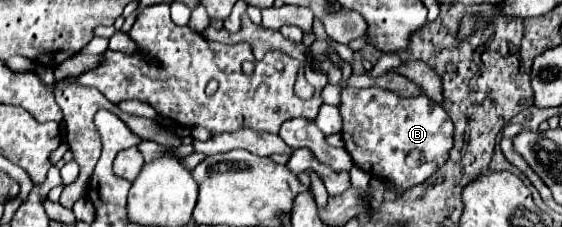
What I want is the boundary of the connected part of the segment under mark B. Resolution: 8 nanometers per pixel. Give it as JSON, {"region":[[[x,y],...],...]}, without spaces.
{"region":[[[344,87],[340,113],[344,119],[342,139],[353,163],[374,177],[390,179],[400,189],[410,189],[414,185],[424,183],[432,173],[436,173],[448,161],[448,153],[454,145],[454,125],[448,113],[442,109],[442,105],[434,103],[426,95],[400,97],[380,87],[370,87],[370,89]]]}

